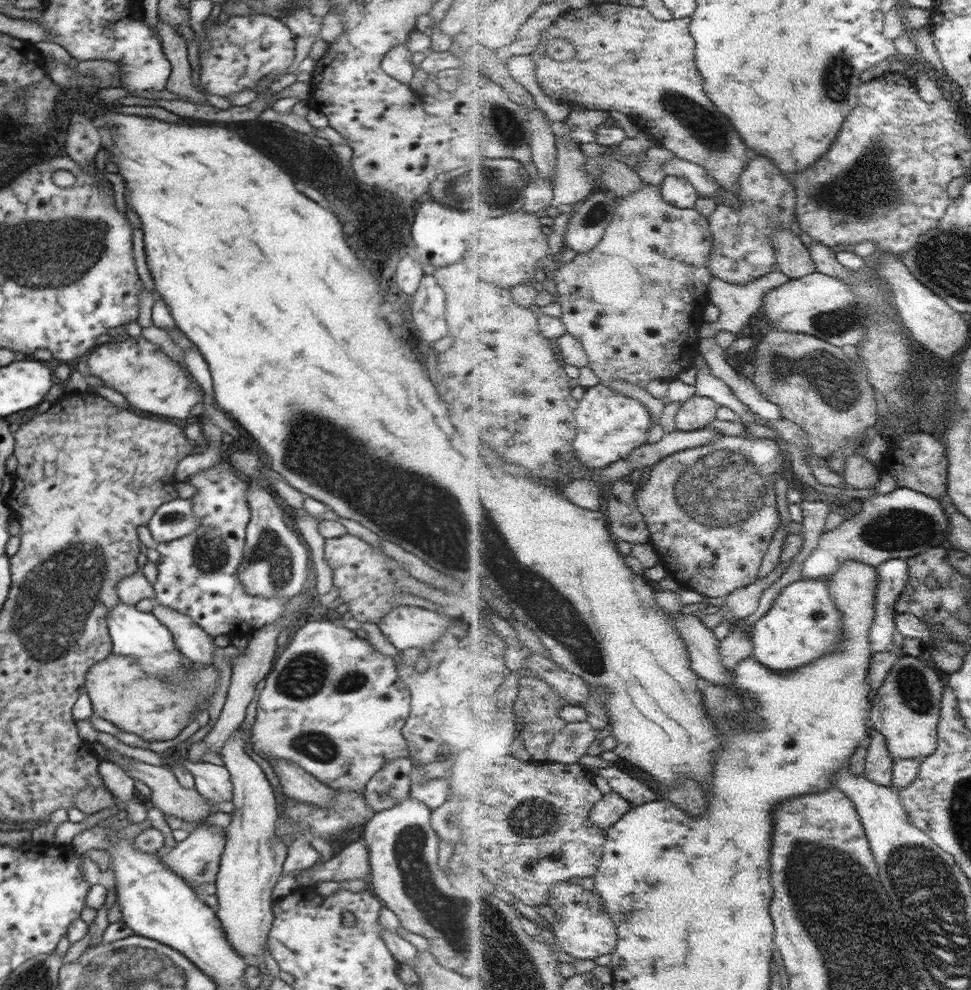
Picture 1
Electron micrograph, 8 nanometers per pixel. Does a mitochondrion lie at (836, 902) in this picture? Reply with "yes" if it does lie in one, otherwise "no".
yes

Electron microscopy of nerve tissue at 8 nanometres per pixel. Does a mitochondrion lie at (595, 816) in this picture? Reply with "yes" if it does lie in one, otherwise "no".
no

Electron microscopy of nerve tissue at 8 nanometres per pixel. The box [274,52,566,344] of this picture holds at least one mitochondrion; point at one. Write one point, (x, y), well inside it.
(497, 187)

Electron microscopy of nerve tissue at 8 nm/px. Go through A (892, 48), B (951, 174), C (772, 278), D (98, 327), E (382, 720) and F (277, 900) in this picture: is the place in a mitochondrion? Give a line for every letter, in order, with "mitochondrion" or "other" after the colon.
A: other
B: other
C: other
D: other
E: other
F: other

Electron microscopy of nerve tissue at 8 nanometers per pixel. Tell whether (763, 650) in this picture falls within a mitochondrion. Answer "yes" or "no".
no

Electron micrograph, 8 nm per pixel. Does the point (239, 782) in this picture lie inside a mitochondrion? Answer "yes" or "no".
no

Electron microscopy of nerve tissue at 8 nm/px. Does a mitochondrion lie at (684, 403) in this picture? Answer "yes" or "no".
no

